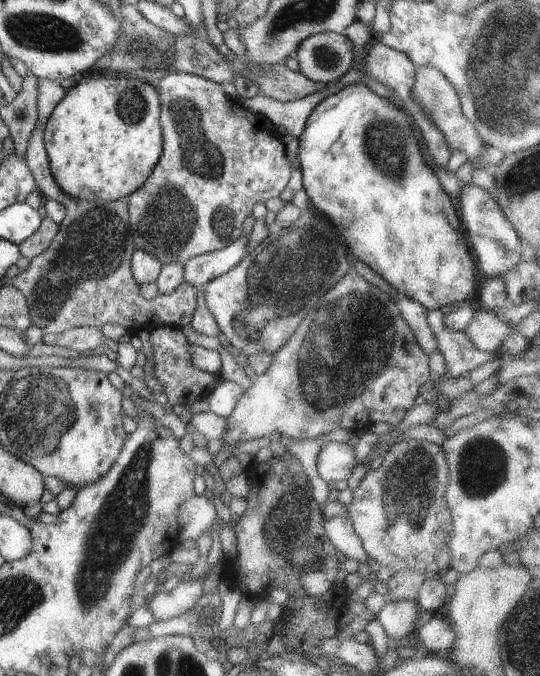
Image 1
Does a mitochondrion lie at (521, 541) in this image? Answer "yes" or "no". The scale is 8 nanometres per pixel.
no

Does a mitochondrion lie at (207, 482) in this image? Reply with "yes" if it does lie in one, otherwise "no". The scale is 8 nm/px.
no

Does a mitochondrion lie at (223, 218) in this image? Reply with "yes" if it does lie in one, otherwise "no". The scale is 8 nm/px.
yes

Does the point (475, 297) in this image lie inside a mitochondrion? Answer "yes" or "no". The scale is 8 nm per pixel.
no

